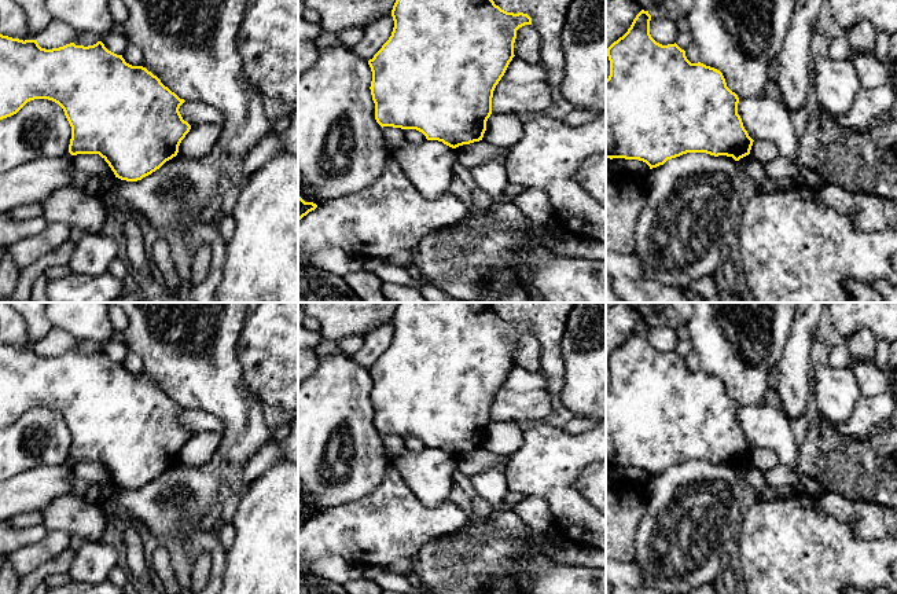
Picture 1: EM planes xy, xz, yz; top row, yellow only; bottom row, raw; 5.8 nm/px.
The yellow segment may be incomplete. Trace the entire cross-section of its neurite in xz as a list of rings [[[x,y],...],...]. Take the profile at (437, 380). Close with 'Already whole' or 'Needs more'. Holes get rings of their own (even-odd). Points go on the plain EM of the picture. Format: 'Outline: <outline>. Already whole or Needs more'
Outline: [[[398,302],[391,324],[391,344],[368,368],[376,430],[416,437],[452,456],[482,448],[493,399],[515,364],[516,338],[532,326],[501,318],[489,302]]]. Already whole

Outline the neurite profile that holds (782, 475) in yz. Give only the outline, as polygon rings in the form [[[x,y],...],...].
[[[779,463],[775,469],[764,473],[764,476],[767,483],[773,487],[795,485],[797,488],[805,491],[808,495],[819,498],[824,494],[824,488],[819,484],[817,478],[801,476],[794,469],[782,463]]]

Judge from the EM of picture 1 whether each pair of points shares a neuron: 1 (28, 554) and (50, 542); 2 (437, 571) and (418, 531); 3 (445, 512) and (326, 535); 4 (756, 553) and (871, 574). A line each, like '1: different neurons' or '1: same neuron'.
1: same neuron
2: different neurons
3: same neuron
4: same neuron

